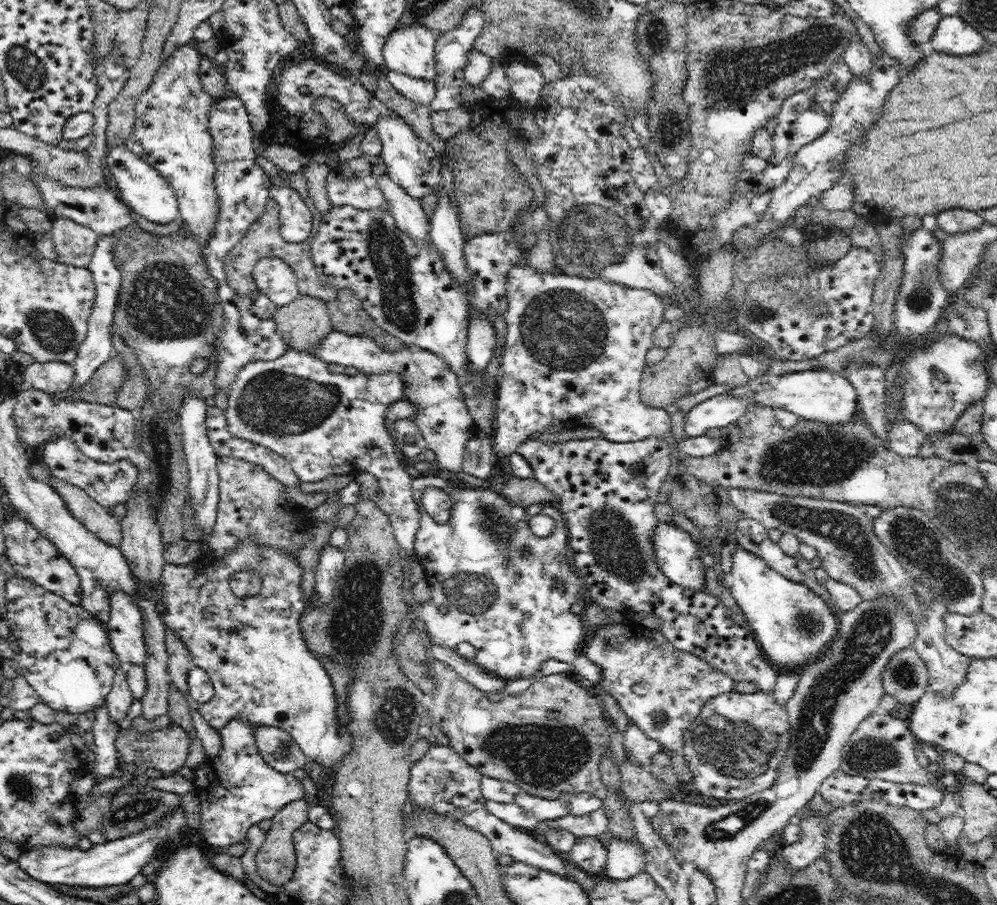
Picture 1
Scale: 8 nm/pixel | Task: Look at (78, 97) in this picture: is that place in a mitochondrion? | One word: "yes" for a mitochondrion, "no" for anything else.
no

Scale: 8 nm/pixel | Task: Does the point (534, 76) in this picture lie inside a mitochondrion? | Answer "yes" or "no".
no

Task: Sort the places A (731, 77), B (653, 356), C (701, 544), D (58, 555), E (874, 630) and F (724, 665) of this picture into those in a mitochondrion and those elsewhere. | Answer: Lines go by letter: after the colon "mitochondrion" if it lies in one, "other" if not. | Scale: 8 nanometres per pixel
A: mitochondrion
B: other
C: other
D: other
E: mitochondrion
F: other

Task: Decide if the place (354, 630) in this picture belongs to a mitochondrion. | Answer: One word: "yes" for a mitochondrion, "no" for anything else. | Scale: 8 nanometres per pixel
yes

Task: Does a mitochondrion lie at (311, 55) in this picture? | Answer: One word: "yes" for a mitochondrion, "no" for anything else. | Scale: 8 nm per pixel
no

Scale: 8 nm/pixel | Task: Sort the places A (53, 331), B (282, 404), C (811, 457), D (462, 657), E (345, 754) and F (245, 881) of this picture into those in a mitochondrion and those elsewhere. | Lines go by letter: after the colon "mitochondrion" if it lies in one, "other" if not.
A: mitochondrion
B: mitochondrion
C: mitochondrion
D: other
E: other
F: other

